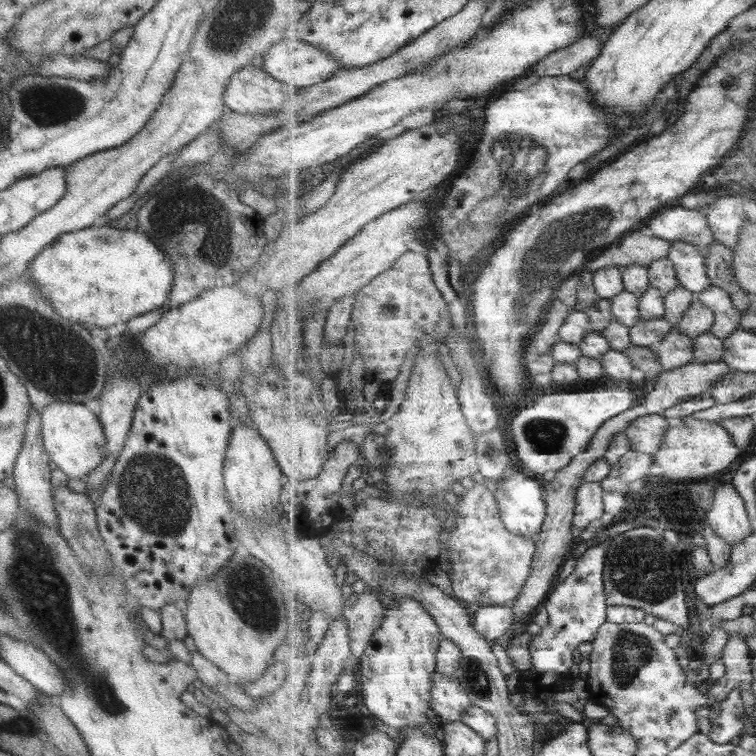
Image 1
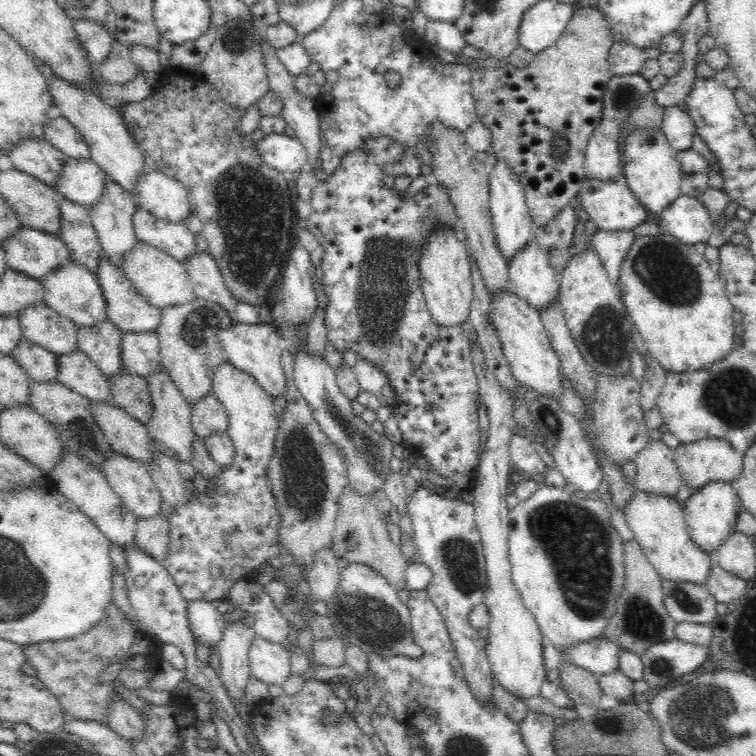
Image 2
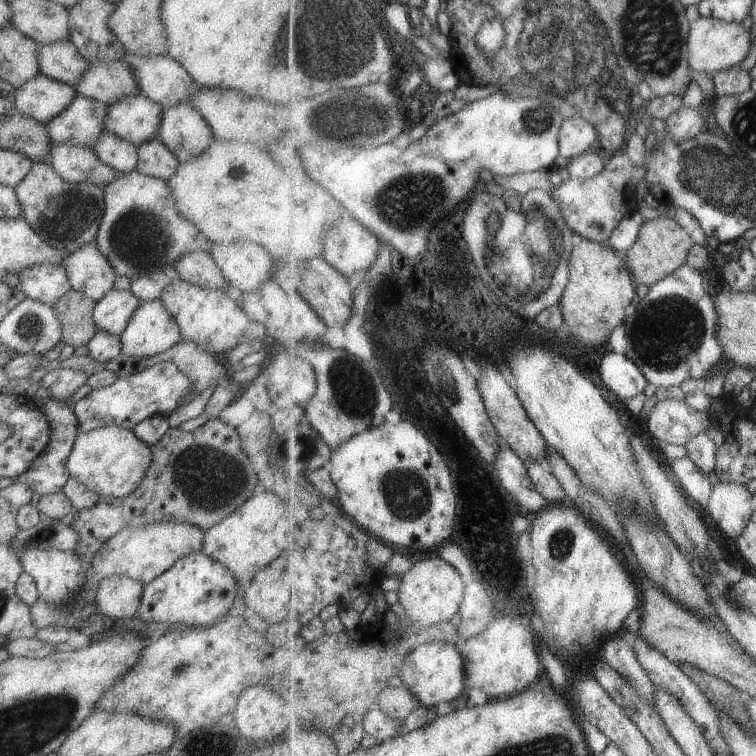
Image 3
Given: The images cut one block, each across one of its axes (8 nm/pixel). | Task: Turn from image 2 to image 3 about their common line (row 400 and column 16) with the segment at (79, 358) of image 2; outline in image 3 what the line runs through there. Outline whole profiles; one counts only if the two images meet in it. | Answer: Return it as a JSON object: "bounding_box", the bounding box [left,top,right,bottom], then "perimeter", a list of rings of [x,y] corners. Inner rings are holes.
{"bounding_box":[14,75,76,124],"perimeter":[[[35,75],[14,89],[14,112],[45,124],[68,107],[76,93],[68,84]]]}

